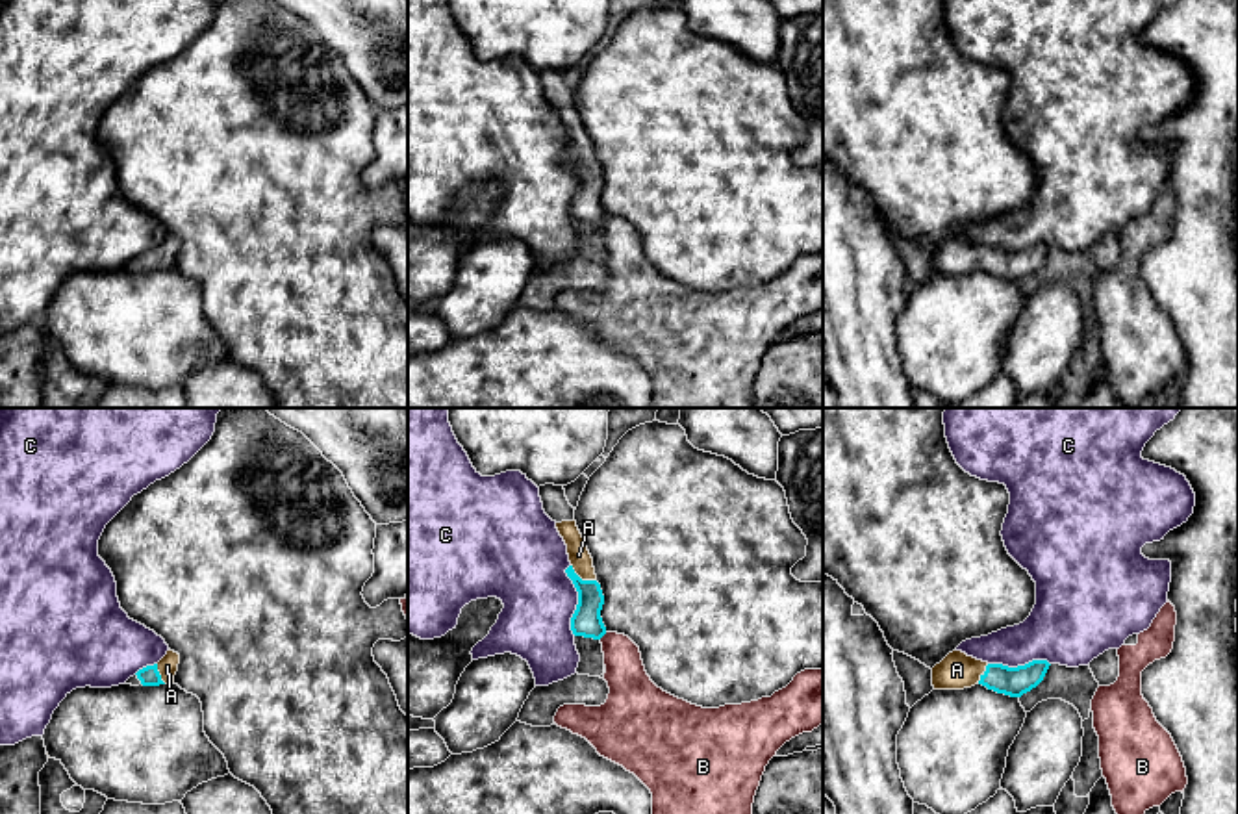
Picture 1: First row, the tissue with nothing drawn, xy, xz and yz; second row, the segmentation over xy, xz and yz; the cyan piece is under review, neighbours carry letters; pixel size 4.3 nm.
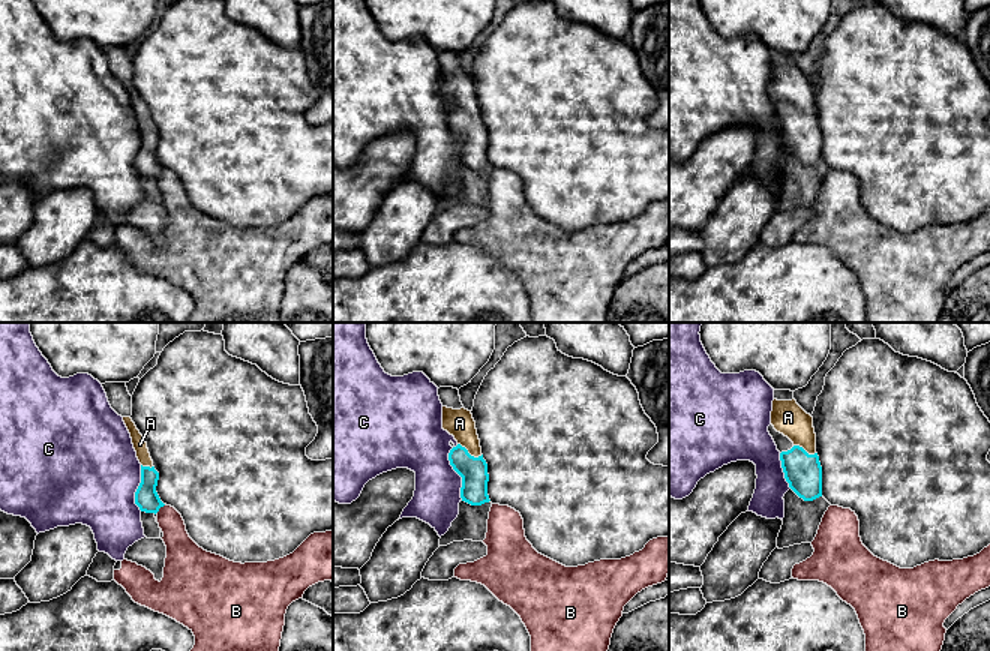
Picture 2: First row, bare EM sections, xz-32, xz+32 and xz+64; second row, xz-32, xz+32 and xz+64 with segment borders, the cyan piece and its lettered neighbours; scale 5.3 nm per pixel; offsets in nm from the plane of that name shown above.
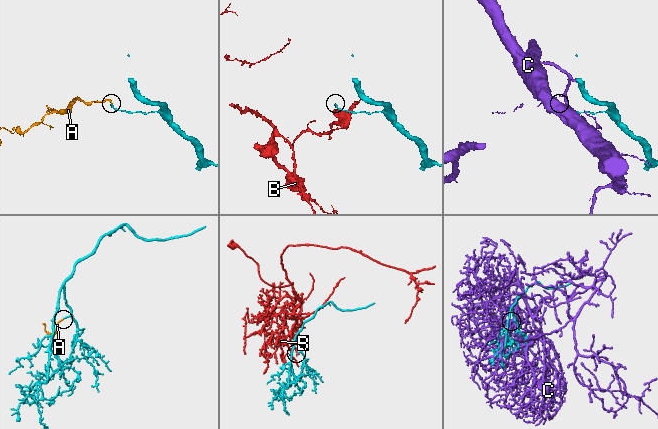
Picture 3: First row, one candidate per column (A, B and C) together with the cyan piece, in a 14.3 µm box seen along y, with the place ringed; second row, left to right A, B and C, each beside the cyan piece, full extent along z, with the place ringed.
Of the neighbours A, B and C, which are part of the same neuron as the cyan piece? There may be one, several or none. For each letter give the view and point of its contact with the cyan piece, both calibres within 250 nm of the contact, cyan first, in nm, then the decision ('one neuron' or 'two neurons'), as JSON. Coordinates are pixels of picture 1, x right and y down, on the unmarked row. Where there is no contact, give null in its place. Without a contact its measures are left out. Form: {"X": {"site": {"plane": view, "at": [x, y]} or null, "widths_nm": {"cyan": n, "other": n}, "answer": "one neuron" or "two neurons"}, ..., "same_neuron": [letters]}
{"A": {"site": {"plane": "xz", "at": [581, 164]}, "widths_nm": {"cyan": 130, "other": 90}, "answer": "one neuron"}, "B": {"site": {"plane": "xz", "at": [603, 219]}, "widths_nm": {"cyan": 130, "other": 180}, "answer": "two neurons"}, "C": {"site": {"plane": "xz", "at": [579, 184]}, "widths_nm": {"cyan": 130, "other": 320}, "answer": "two neurons"}, "same_neuron": ["A"]}

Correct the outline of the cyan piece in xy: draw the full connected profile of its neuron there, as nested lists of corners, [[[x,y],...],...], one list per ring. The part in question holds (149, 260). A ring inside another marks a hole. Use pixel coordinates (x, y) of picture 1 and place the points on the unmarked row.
[[[169,234],[158,248],[139,254],[135,260],[143,271],[172,269],[178,248],[180,239]]]

